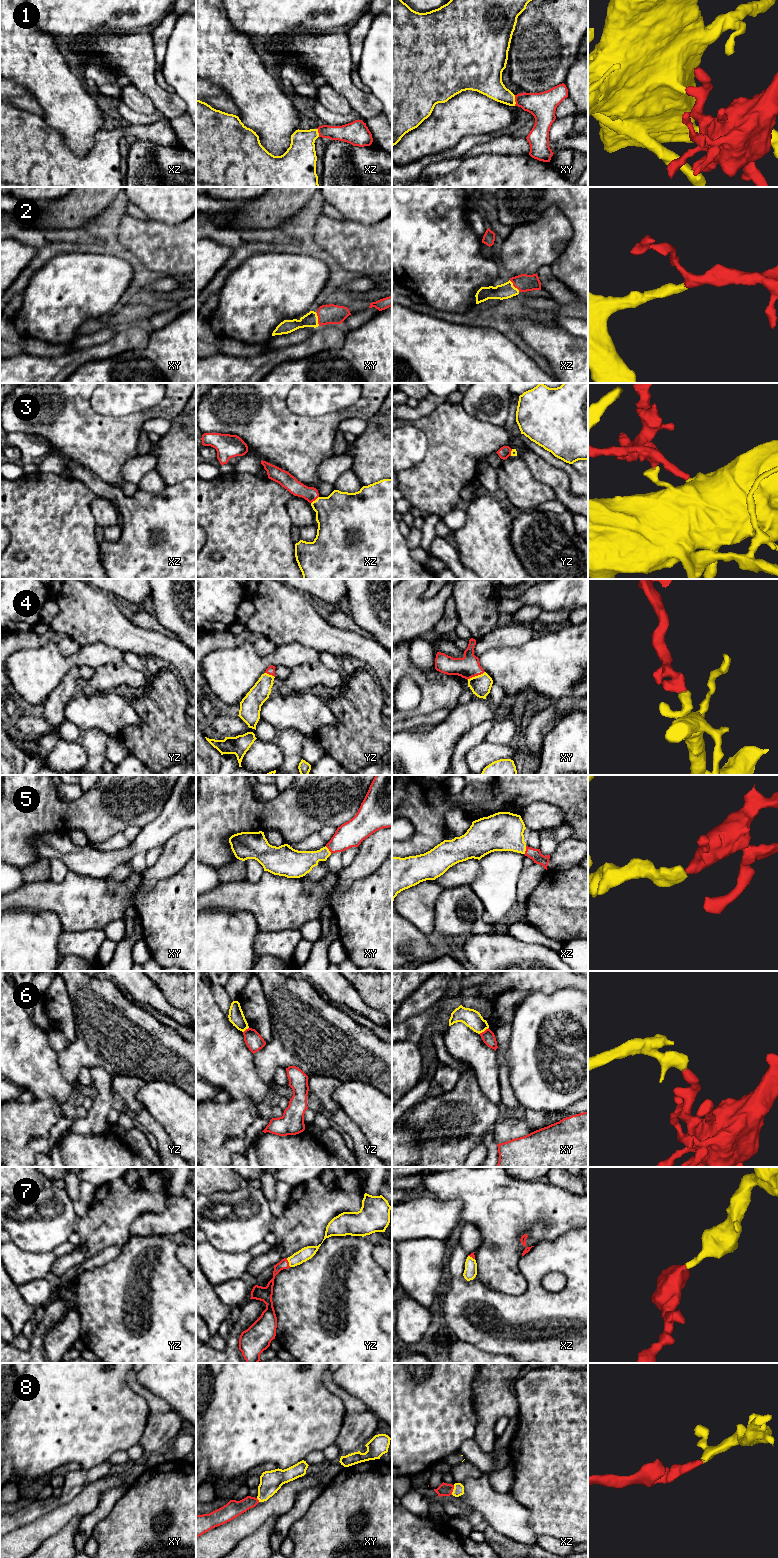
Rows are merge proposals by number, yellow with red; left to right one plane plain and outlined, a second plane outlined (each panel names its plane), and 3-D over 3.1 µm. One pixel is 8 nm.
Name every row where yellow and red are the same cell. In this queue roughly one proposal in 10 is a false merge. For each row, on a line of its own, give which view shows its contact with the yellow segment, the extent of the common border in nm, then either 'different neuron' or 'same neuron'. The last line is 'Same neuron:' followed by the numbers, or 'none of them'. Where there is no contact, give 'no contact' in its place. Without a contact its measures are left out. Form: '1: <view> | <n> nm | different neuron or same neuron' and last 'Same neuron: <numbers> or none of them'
1: xy | 90 nm | same neuron
2: xy | 120 nm | same neuron
3: xz | 90 nm | same neuron
4: xy | 160 nm | same neuron
5: xz | 70 nm | same neuron
6: xy | 90 nm | different neuron
7: yz | 80 nm | same neuron
8: xz | 80 nm | same neuron
Same neuron: 1, 2, 3, 4, 5, 7, 8

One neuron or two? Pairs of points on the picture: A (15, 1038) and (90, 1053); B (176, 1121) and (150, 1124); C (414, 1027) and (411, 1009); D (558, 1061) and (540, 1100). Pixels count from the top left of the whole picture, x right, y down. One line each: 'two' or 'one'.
A: two
B: two
C: two
D: one

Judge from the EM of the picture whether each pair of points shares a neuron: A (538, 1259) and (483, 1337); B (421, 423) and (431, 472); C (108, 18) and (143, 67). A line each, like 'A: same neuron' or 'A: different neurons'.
A: same neuron
B: same neuron
C: different neurons

